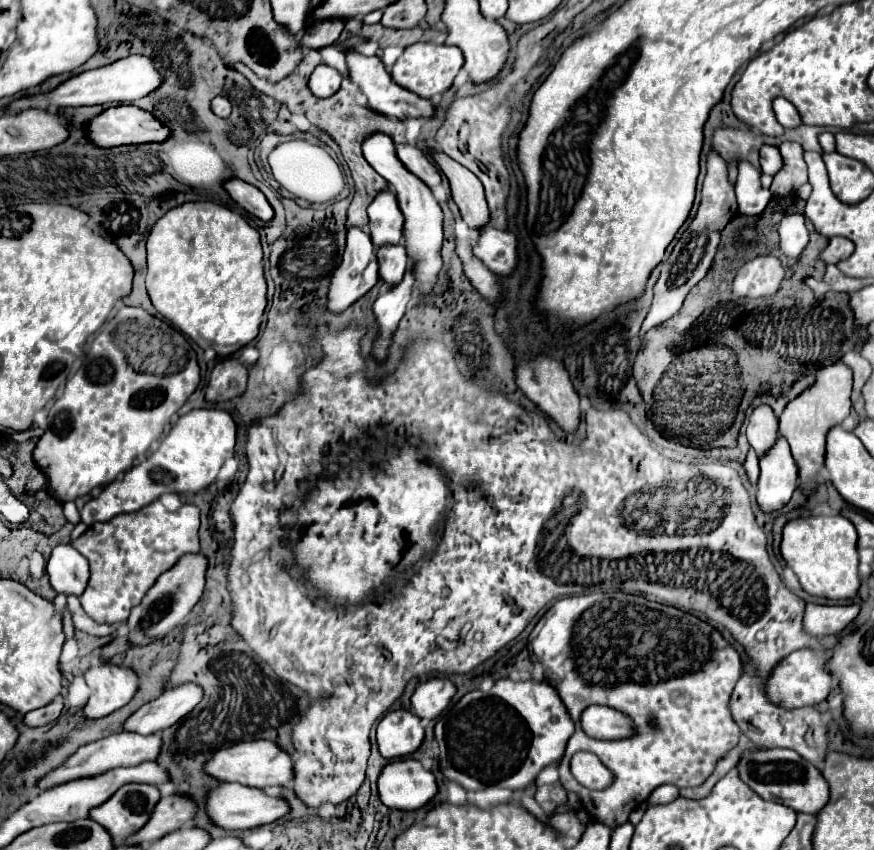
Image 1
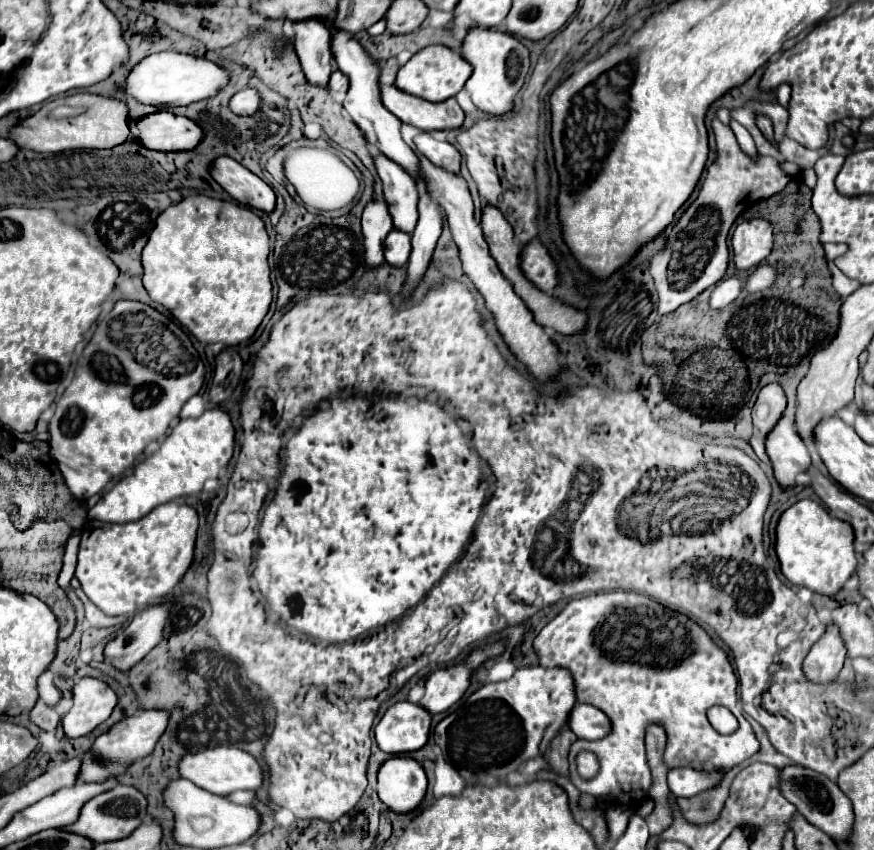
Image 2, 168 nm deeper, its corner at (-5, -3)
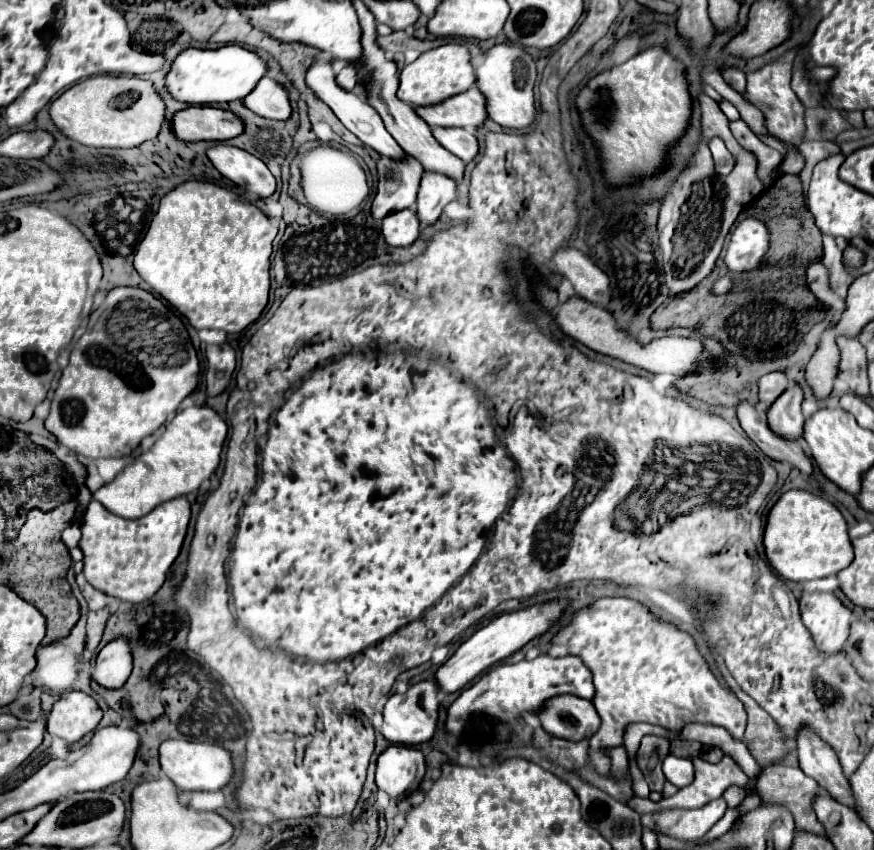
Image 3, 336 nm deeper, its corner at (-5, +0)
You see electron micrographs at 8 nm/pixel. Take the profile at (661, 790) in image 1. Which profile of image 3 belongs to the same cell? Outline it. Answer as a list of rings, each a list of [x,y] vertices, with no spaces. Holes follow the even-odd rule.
[[[669,754],[663,760],[663,774],[677,788],[685,788],[693,782],[695,768],[693,768],[693,762],[689,758],[679,758],[679,756]]]

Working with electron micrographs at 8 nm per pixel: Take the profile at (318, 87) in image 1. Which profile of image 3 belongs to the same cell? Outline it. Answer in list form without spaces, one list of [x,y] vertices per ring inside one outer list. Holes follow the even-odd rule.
[[[345,66],[339,74],[337,74],[337,84],[345,90],[353,90],[357,86],[357,68],[355,66]]]

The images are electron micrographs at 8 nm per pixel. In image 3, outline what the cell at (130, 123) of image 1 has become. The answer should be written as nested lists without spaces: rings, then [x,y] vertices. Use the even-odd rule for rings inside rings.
[[[191,106],[175,114],[173,132],[185,142],[221,142],[241,136],[245,132],[245,124],[237,114],[229,110],[211,106]]]

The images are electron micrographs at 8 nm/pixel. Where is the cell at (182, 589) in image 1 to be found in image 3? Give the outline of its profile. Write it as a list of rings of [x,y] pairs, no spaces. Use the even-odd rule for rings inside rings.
[[[119,638],[119,640],[113,640],[111,644],[107,644],[97,654],[93,680],[103,688],[115,690],[127,682],[131,668],[133,668],[131,652],[127,648],[127,642],[123,638]]]

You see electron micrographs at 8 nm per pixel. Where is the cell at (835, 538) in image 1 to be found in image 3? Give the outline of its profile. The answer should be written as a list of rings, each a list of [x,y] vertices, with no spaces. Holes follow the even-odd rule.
[[[787,490],[781,494],[767,514],[763,546],[771,568],[795,582],[837,574],[853,560],[845,518],[829,500],[807,490]]]

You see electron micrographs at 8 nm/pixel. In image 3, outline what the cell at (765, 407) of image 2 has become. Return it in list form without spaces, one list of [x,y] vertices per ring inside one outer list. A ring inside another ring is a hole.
[[[777,370],[777,372],[769,372],[759,380],[759,400],[765,402],[767,406],[773,404],[773,400],[789,386],[787,374]]]

